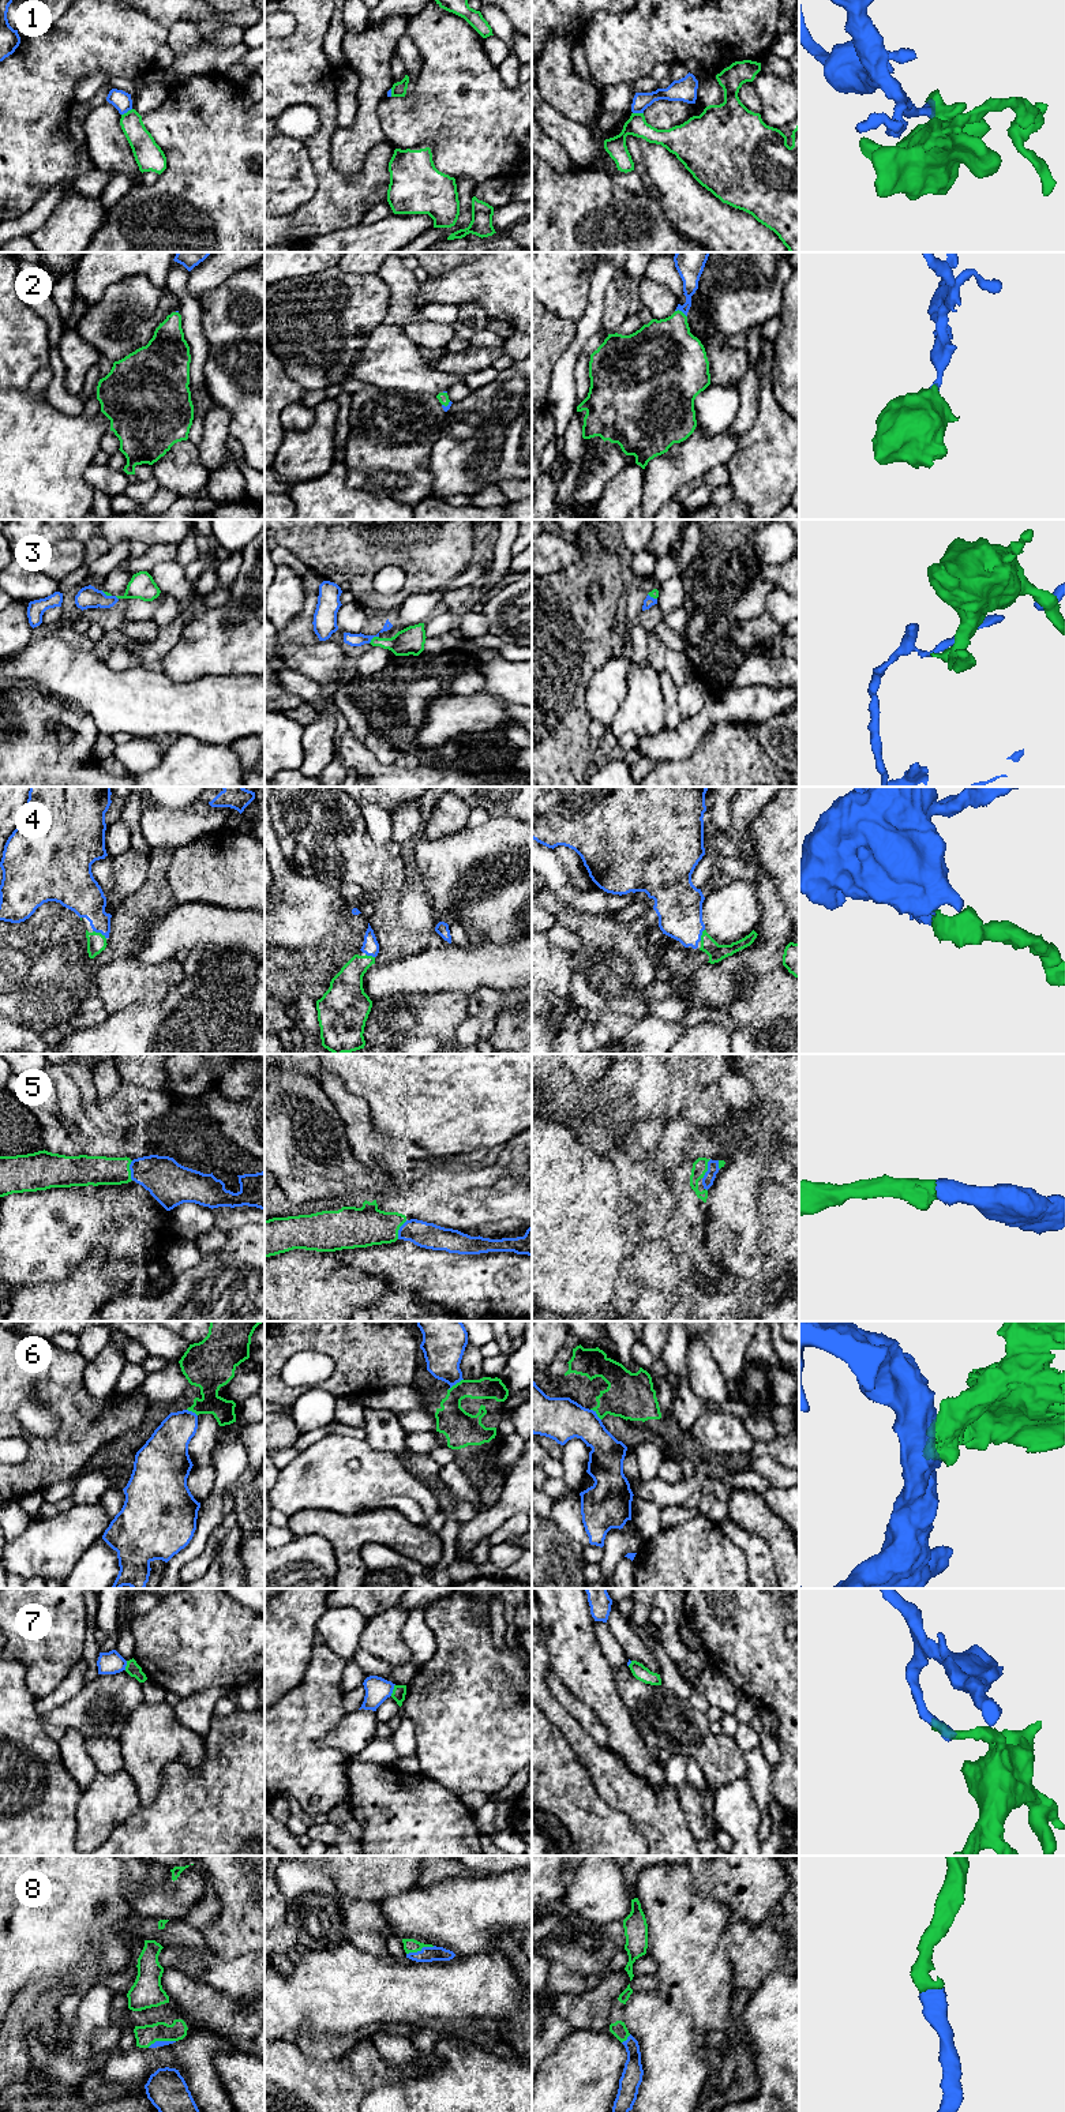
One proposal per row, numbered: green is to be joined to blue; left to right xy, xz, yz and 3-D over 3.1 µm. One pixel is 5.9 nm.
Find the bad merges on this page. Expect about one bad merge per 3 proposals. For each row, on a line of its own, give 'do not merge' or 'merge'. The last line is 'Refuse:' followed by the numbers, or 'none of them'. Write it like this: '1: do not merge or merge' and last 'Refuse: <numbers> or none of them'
1: do not merge
2: merge
3: do not merge
4: merge
5: merge
6: do not merge
7: do not merge
8: merge
Refuse: 1, 3, 6, 7

